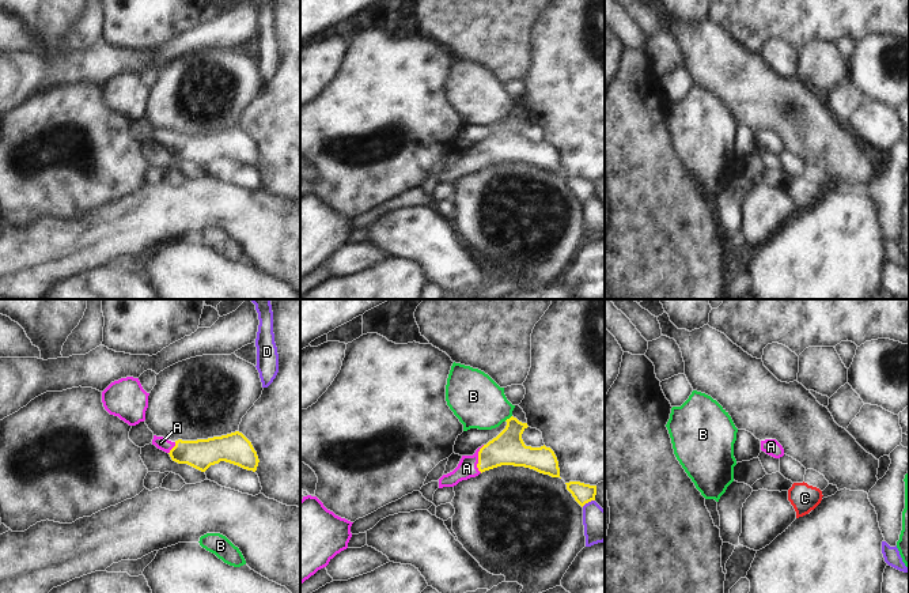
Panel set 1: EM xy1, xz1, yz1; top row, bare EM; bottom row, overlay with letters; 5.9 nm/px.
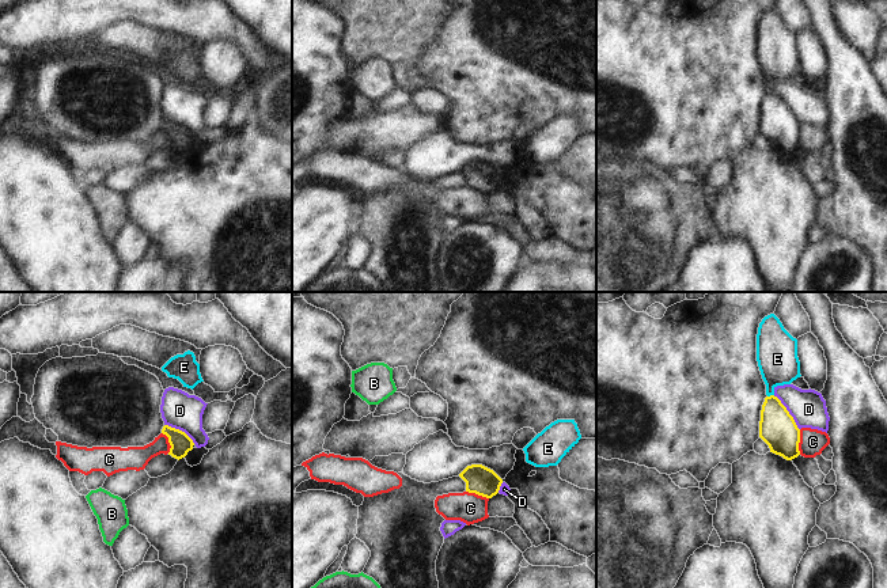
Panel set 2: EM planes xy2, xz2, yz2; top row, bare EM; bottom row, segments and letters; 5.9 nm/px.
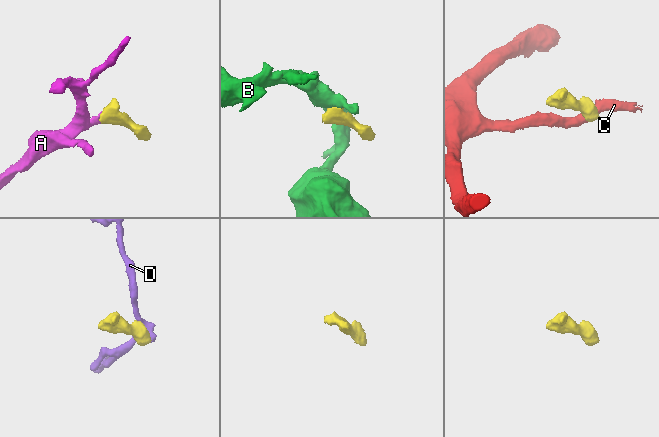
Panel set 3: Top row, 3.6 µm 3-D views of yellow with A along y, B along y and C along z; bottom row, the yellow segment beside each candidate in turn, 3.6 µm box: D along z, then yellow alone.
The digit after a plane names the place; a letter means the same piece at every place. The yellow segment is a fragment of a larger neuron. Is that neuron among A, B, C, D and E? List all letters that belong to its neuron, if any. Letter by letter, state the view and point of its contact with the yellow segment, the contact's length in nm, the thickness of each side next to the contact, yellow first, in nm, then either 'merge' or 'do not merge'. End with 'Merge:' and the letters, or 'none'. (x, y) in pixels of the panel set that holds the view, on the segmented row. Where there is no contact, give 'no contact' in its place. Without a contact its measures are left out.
A: contact xz1 (478, 459); length 170 nm; calibres 190 and 120 nm; merge
B: contact xz1 (507, 419); length 60 nm; calibres 190 and 300 nm; do not merge
C: contact yz2 (799, 442); length 150 nm; calibres 220 and 160 nm; do not merge
D: contact yz2 (788, 412); length 260 nm; calibres 220 and 220 nm; do not merge
E: contact yz2 (770, 395); length 40 nm; calibres 220 and 240 nm; do not merge
Merge: A

